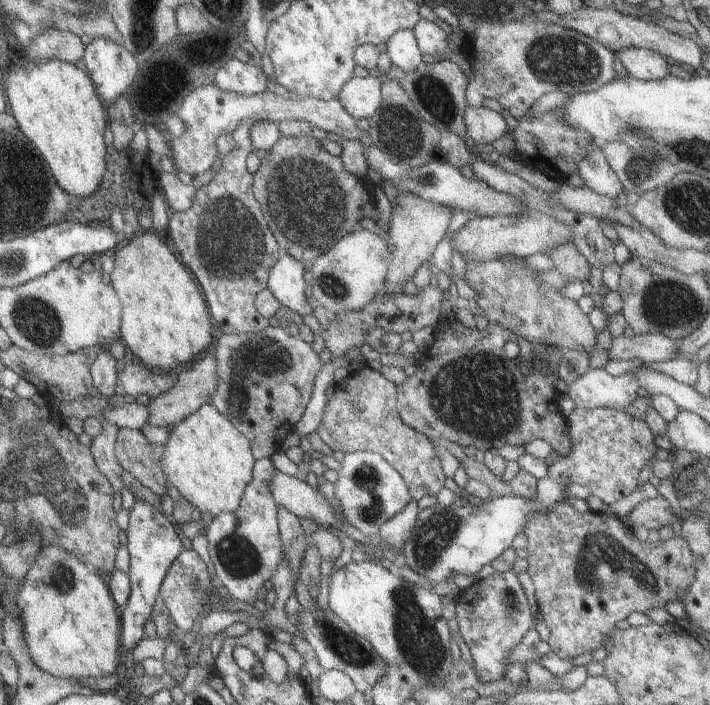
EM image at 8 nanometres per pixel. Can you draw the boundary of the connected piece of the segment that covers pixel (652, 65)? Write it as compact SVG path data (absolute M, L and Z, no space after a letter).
M626 47L615 52L615 58L620 60L630 77L653 81L669 74L669 60L661 54L638 47Z

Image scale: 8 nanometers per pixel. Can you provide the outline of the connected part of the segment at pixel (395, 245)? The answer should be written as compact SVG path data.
M398 190L398 206L392 211L390 222L390 238L388 240L391 247L391 259L386 273L385 285L382 292L400 293L401 286L413 278L413 274L424 262L432 259L438 243L444 238L450 219L454 214L447 205L439 205L435 202L427 201L417 197L415 194Z

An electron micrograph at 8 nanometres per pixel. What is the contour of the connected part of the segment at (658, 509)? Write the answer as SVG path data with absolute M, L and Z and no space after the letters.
M662 496L651 498L638 504L627 516L622 518L626 527L644 526L648 530L652 528L660 529L668 524L674 528L674 534L680 532L680 520L672 511L668 499Z

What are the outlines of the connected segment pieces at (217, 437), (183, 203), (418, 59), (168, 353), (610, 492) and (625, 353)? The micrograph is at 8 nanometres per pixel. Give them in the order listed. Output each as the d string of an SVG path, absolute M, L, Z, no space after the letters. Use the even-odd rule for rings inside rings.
M212 403L204 405L198 412L170 428L170 440L164 445L165 457L163 467L169 481L180 490L196 508L204 513L220 516L223 512L238 511L247 494L247 488L254 482L254 466L257 461L251 452L248 437Z
M178 172L161 173L157 181L163 188L166 204L170 212L190 210L196 202L199 189L185 184L178 177Z
M413 29L397 30L386 42L386 54L391 64L404 70L413 71L422 62L422 53L417 45Z
M150 230L111 254L116 262L112 280L124 306L123 343L144 363L160 371L174 371L214 344L213 314L207 296L196 282L195 272L176 258L168 241Z
M574 407L565 416L571 451L559 456L549 466L547 475L563 485L576 483L587 486L590 494L610 505L638 489L638 474L642 467L651 469L660 481L674 478L678 473L671 461L650 463L656 452L654 435L644 420L631 418L628 409L619 411L610 407Z
M643 334L628 338L624 335L612 339L608 348L608 358L622 360L642 360L644 364L664 362L677 356L678 341L661 334Z

